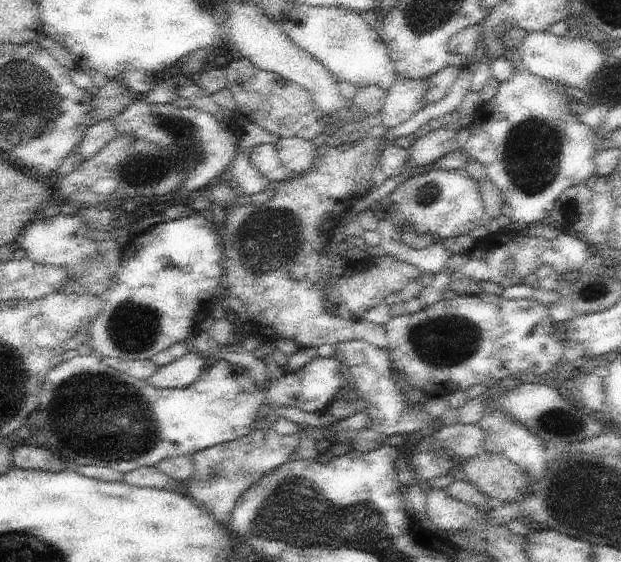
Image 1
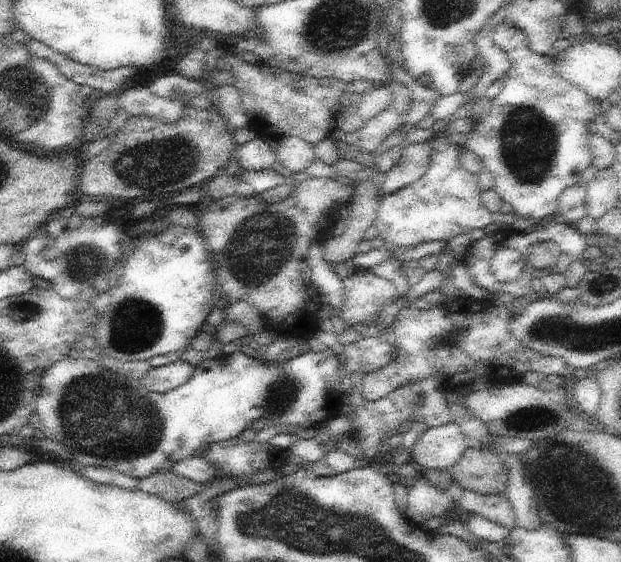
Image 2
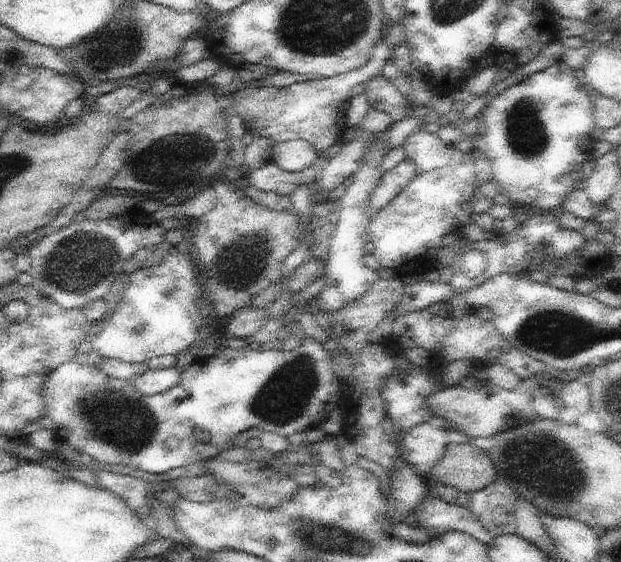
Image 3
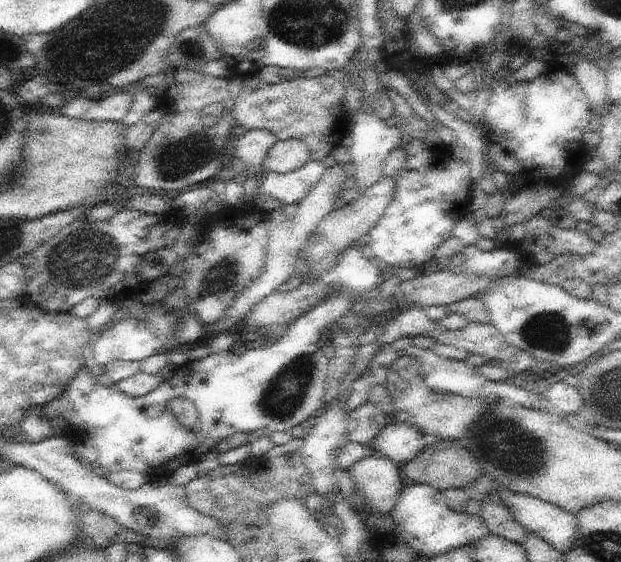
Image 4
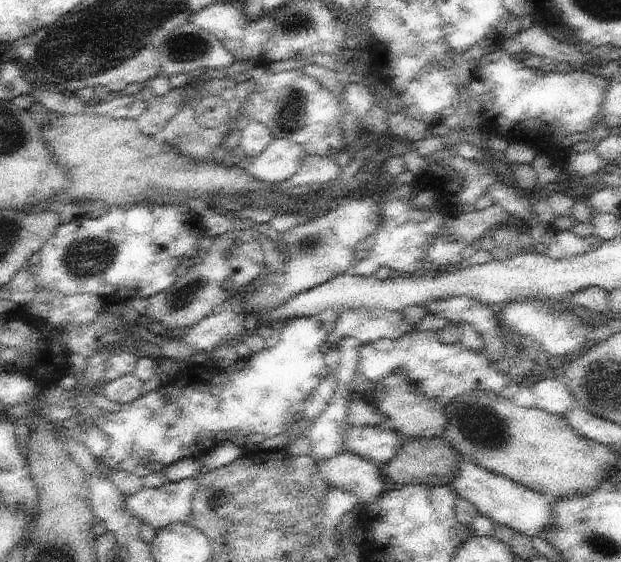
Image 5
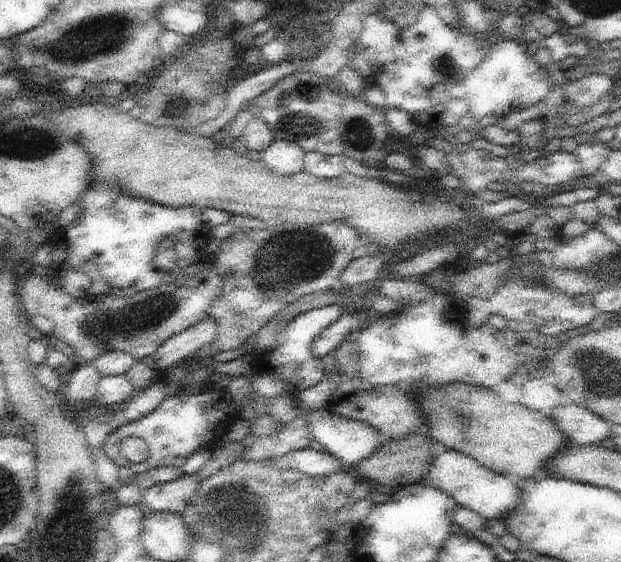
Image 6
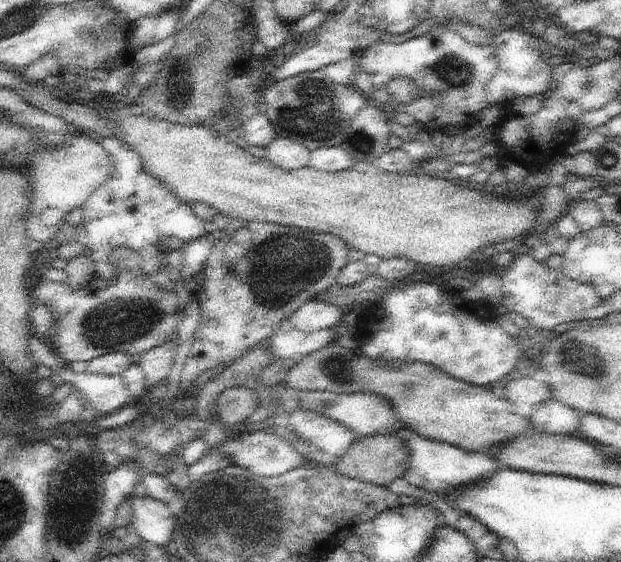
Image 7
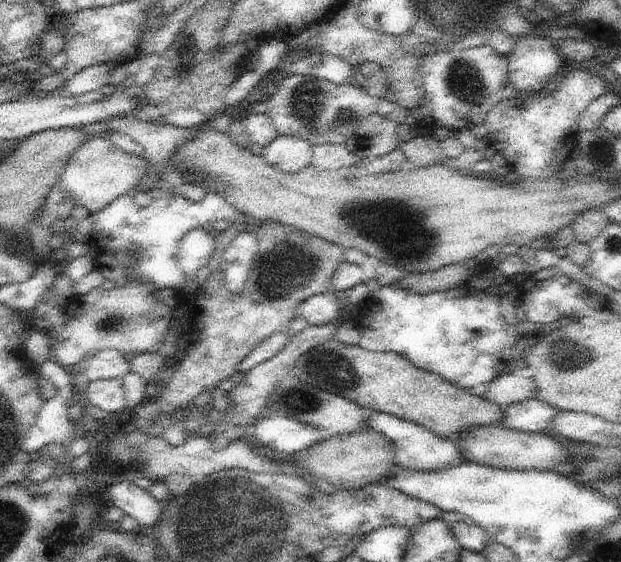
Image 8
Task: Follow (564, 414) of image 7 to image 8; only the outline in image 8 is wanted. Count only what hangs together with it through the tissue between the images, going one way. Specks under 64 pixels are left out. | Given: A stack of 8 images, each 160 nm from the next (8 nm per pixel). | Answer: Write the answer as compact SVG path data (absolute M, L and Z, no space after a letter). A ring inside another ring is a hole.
M538 397L529 398L503 411L501 423L509 429L544 433L557 411L551 404L542 402Z

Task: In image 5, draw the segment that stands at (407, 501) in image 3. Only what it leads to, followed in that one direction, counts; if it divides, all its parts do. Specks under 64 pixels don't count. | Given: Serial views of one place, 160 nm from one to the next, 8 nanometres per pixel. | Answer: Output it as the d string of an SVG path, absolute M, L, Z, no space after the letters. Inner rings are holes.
M342 451L334 458L316 462L322 478L332 487L353 492L364 506L374 502L392 487L381 465L350 451Z

